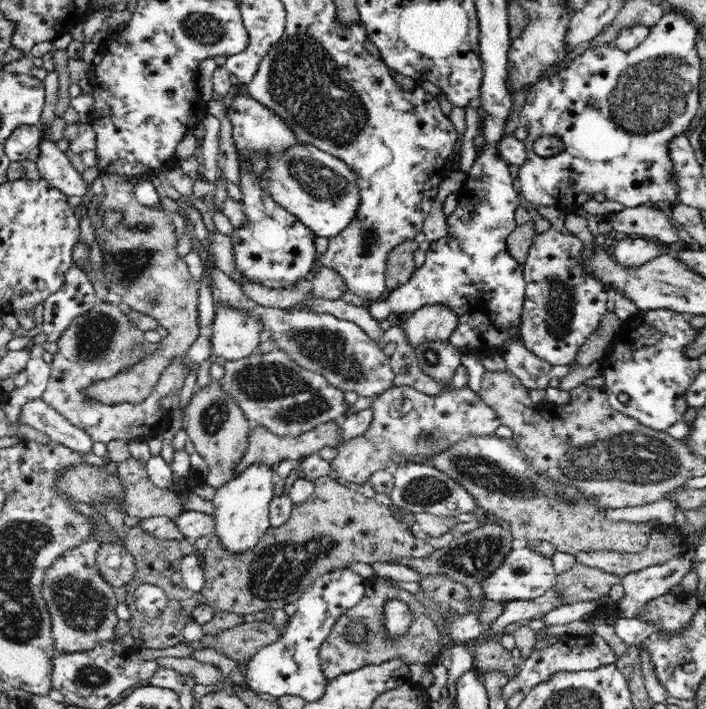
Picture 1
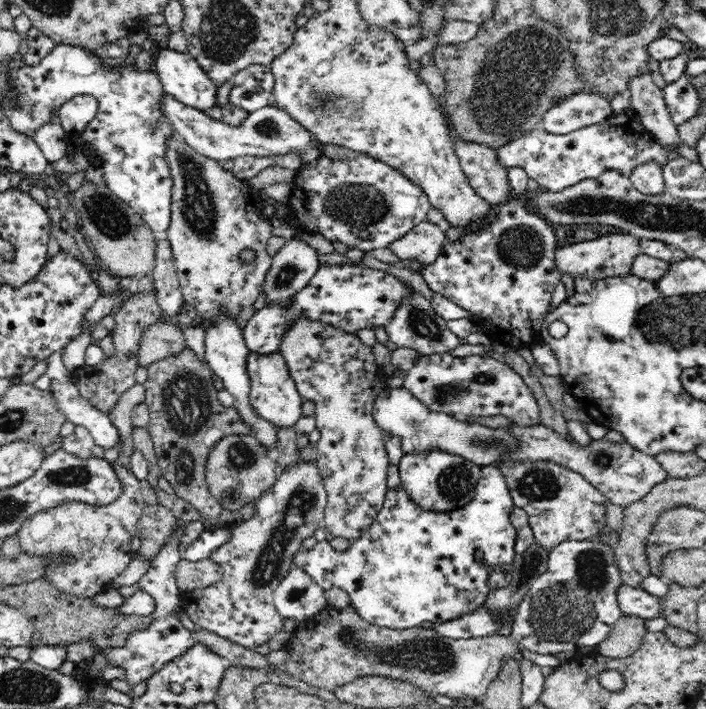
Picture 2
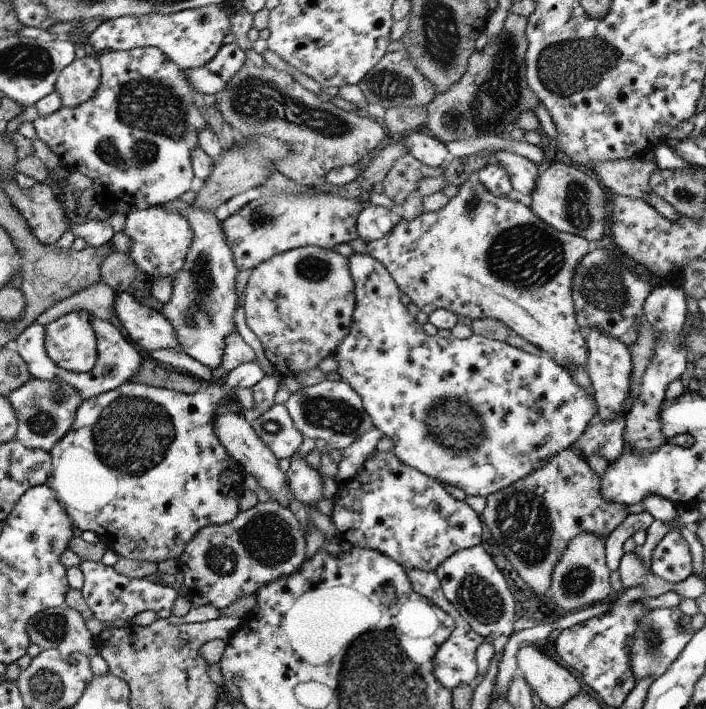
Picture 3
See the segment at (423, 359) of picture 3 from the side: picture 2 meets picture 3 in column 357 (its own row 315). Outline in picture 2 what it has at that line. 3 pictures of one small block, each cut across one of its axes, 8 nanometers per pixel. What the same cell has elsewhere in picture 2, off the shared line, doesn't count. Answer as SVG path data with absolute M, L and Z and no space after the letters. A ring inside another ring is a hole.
M324 264L318 267L310 282L294 294L290 306L264 306L257 310L243 327L243 337L250 353L260 355L273 354L279 351L281 338L289 326L300 317L332 325L348 333L356 333L361 328L375 330L393 317L400 303L407 301L408 291L412 286L400 279L378 269L363 265Z

